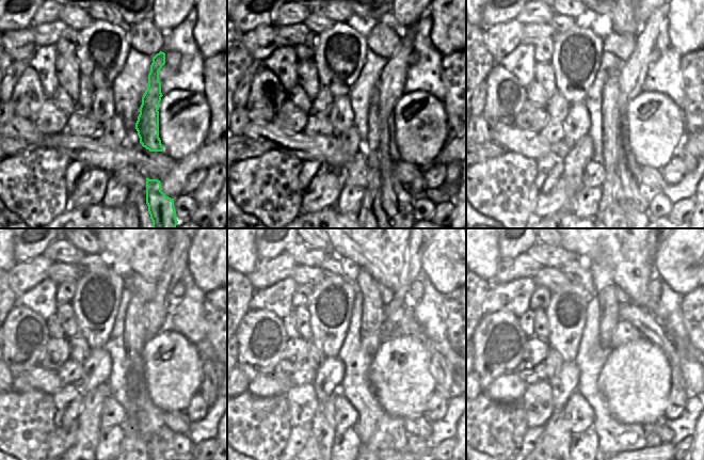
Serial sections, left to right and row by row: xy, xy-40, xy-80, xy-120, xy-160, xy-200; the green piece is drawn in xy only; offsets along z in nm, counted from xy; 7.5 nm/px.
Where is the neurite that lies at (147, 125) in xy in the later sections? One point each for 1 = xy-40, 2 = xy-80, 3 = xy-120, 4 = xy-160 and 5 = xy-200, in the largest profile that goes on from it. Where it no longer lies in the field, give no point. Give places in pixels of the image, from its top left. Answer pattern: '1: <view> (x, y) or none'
1: xy-40 (397, 201)
2: xy-80 (635, 200)
3: xy-120 (156, 311)
4: xy-160 (395, 310)
5: xy-200 (653, 250)

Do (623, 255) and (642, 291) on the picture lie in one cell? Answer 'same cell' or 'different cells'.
same cell

